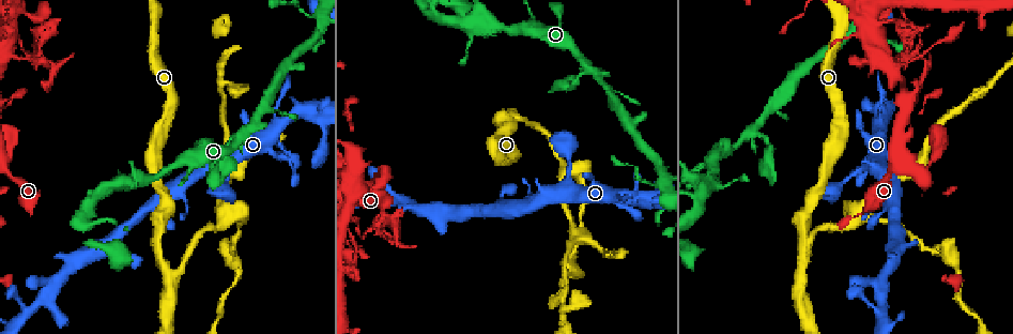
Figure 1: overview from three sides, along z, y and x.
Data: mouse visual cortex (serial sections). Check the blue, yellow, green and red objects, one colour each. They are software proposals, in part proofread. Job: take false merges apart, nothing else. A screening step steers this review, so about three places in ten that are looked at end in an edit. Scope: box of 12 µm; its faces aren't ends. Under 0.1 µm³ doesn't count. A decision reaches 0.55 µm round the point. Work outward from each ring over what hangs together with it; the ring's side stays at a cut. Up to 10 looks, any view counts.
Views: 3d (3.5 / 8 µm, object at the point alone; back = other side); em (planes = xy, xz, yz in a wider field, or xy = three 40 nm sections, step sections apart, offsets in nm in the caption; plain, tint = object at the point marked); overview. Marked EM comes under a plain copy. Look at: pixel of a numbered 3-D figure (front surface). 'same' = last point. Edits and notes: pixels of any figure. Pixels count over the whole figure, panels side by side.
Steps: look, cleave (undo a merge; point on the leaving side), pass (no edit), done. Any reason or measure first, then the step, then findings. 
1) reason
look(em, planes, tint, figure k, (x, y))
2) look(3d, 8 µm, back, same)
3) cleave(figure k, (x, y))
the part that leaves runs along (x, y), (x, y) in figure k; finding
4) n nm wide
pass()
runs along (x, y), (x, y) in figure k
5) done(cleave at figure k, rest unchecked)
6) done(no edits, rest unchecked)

sharp bend
look(3d, 3.5 µm, figure 1, (170, 270))

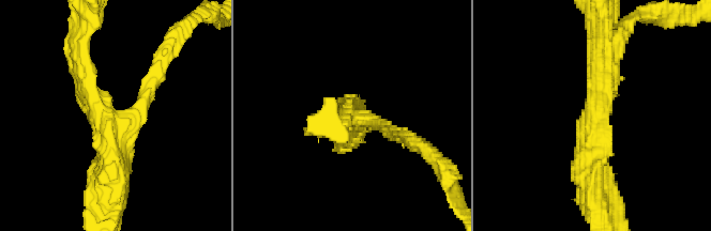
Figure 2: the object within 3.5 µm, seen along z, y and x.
3 arms
pass()
runs along (79, 57), (109, 120), (133, 120), (155, 80) in figure 2; continuous, no second cell

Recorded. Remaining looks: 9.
a fork
look(3d, 3.5 µm, figure 1, (749, 130))

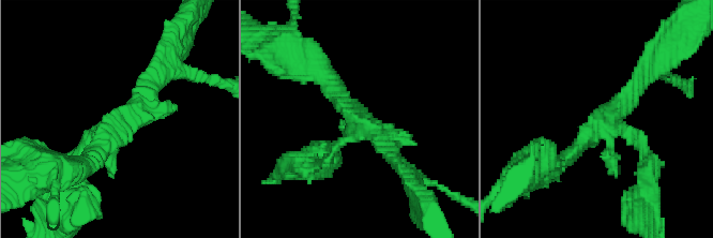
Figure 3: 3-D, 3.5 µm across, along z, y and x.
now the EM
look(em, xy, step 3, tint, figure 3, (359, 126))

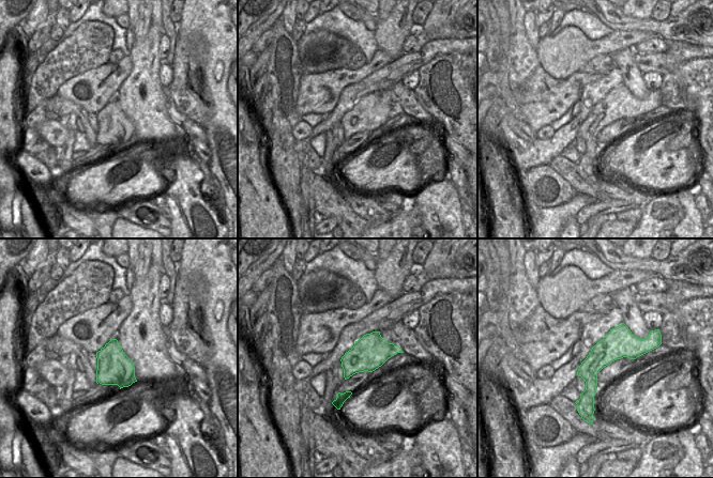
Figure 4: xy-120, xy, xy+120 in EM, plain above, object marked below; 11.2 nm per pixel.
pass()
runs along (558, 163), (605, 124), (646, 75) in figure 3; one cell here

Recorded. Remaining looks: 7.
narrows sharply
look(3d, 3.5 µm, figure 1, (24, 58))

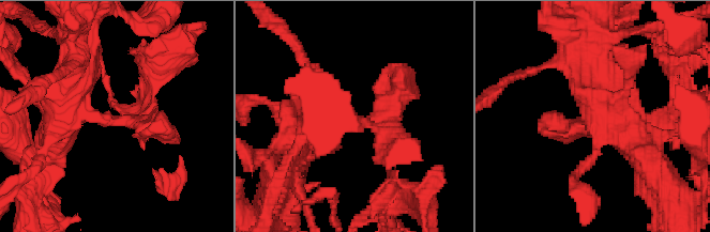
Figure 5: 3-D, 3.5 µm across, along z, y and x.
need the tissue
look(em, xy, step 2, tint, figure 5, (118, 118))

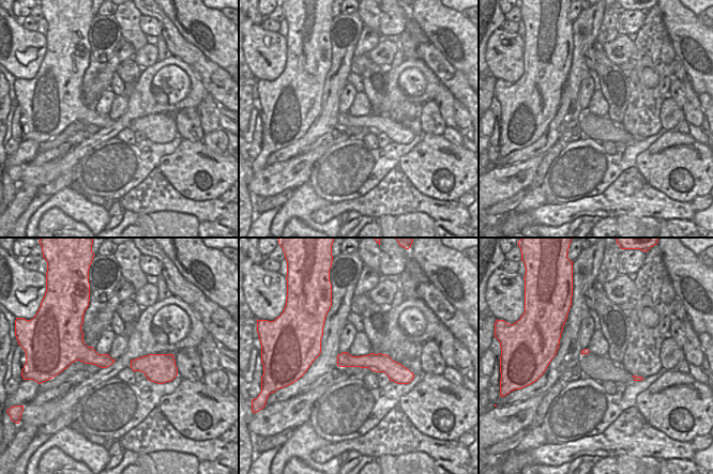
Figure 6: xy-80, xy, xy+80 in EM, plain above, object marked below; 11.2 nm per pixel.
look(em, xy, step 5, tint, same)

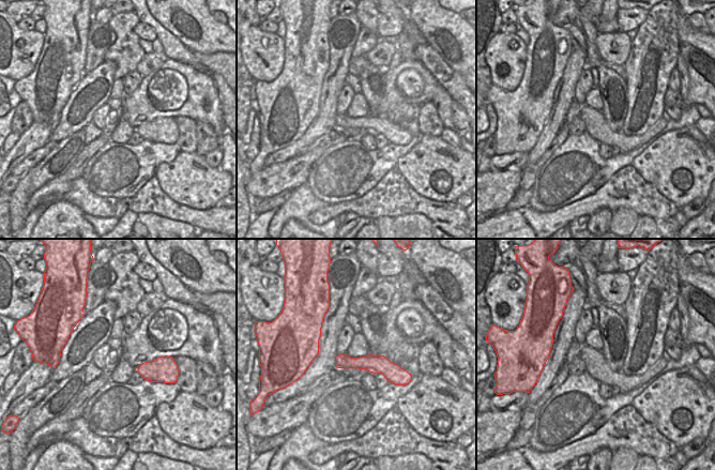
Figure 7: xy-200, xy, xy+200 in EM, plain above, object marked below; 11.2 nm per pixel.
pass()
runs along (299, 136), (326, 117), (378, 120), (401, 78) in figure 5; all the same cell

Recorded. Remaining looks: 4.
sharp bend
look(3d, 3.5 µm, figure 1, (355, 219))

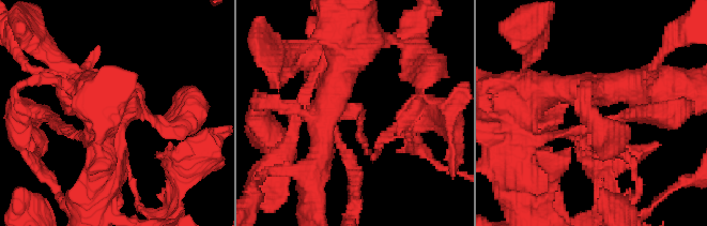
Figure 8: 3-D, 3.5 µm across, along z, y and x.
3 arms; arms of 150, 400, 400 nm; now the EM
look(em, planes, tint, figure 8, (357, 110))

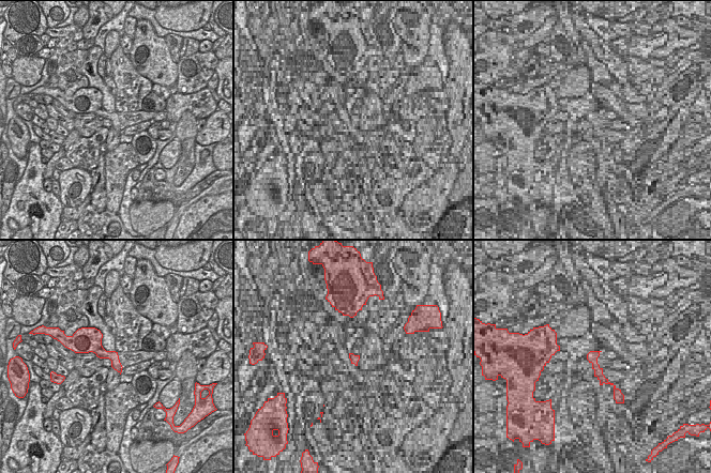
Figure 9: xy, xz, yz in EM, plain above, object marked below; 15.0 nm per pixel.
another direction
look(em, xy, step 2, tint, same)

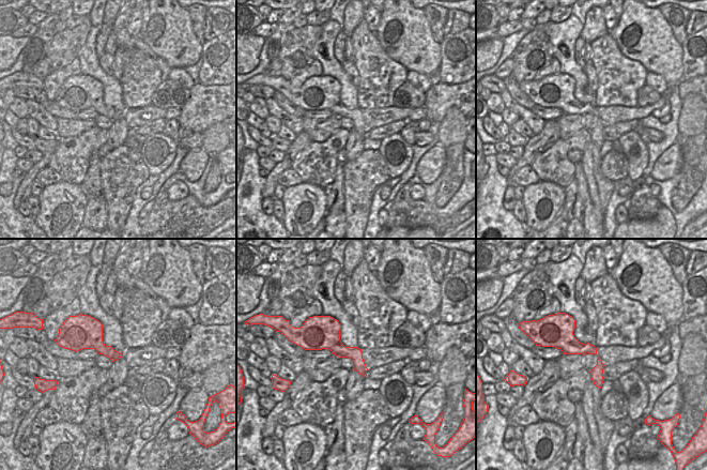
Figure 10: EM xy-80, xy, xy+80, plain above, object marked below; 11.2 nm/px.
pass()
runs along (553, 88), (589, 91), (633, 170) in figure 8; one cell here

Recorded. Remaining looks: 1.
done(no edits, rest unchecked)

